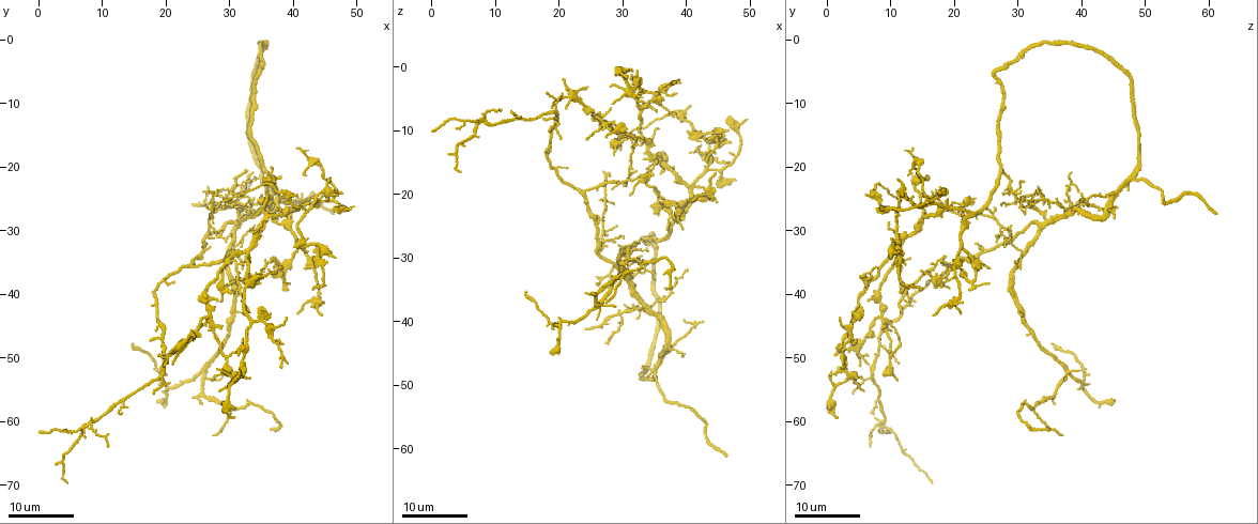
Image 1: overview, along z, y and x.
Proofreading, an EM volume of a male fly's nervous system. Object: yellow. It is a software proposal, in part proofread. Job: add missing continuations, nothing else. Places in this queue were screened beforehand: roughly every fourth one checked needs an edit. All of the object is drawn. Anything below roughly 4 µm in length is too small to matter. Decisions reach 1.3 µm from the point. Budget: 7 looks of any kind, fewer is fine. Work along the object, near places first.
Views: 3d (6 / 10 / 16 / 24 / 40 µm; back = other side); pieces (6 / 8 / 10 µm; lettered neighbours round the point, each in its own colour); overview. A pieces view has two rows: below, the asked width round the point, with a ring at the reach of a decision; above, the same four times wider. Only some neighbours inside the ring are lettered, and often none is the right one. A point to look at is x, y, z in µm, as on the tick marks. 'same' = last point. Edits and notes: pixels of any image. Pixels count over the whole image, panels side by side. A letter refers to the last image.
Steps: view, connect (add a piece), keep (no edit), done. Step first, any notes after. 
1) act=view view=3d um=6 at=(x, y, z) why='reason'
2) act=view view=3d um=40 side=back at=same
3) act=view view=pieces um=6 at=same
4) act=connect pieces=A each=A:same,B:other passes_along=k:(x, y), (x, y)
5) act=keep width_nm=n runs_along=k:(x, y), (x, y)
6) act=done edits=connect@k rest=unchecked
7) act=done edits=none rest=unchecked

act=view view=3d um=16 at=(32.0, 47.0, 11.5) why='branch stops here'

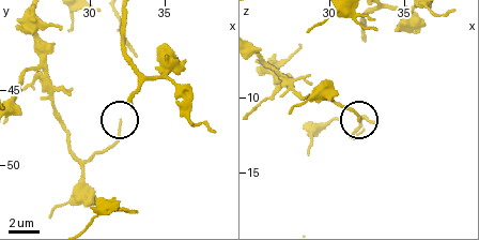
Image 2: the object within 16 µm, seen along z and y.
act=view view=3d um=6 at=same

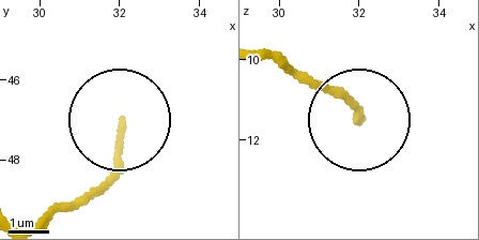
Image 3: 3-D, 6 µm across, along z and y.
act=view view=pieces um=8 at=same why='what lies round it'

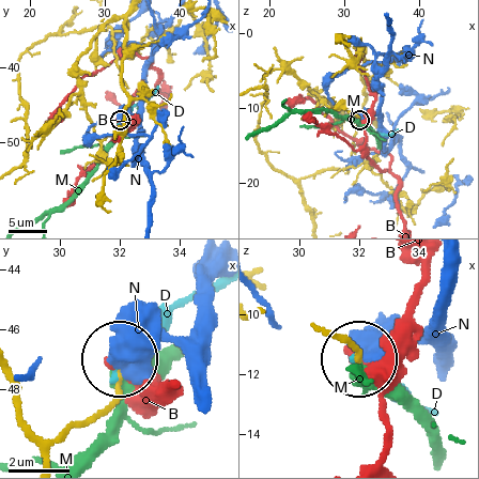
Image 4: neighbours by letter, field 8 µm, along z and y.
act=keep width_nm=120 each=B:other,D:other,M:other,N:other found='none of them fits'

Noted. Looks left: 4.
act=view view=3d um=24 at=(33.0, 35.5, 12.0) why='an open end'

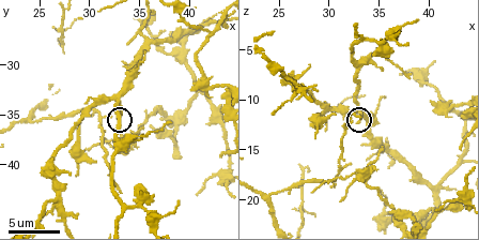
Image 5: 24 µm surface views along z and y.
act=view view=pieces um=8 at=same

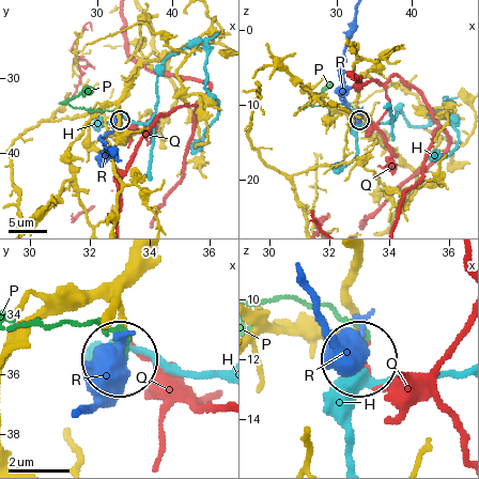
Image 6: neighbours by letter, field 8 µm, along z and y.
act=keep each=H:other,P:other,Q:other,R:other runs_along=6:(136, 258), (120, 296), (120, 348) found='none of them fits'

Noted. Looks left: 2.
act=view view=3d um=16 at=(29.0, 23.5, 34.0)

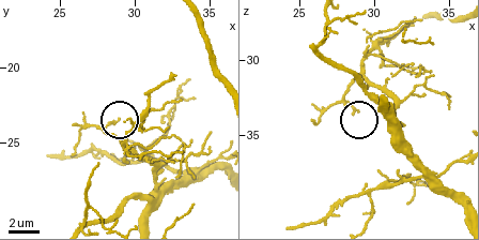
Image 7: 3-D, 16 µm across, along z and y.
act=view view=pieces um=10 at=(28.8, 23.6, 33.6)

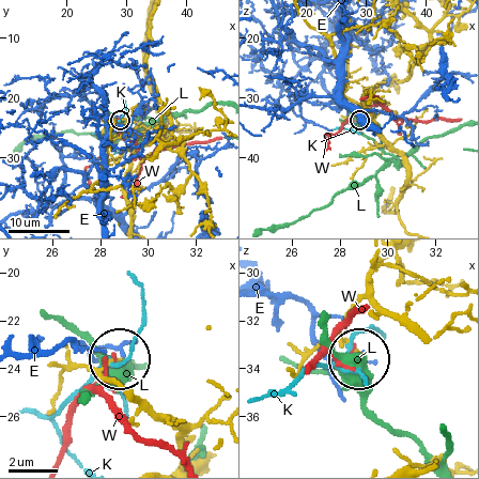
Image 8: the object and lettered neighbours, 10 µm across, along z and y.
act=keep each=E:other,K:other,L:other,W:other found='none of them fits'

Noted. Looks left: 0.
act=done edits=none rest=unchecked

